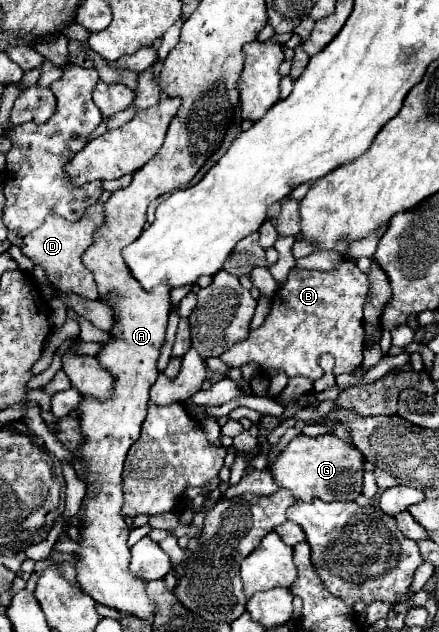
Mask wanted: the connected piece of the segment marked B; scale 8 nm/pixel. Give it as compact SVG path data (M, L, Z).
M342 258L332 270L306 270L294 266L288 282L276 292L264 324L220 358L230 368L234 368L234 364L258 362L268 378L274 378L276 372L282 370L288 378L306 376L316 380L324 374L316 358L332 354L336 358L334 374L348 374L362 364L362 310L366 296L368 276L348 258Z

